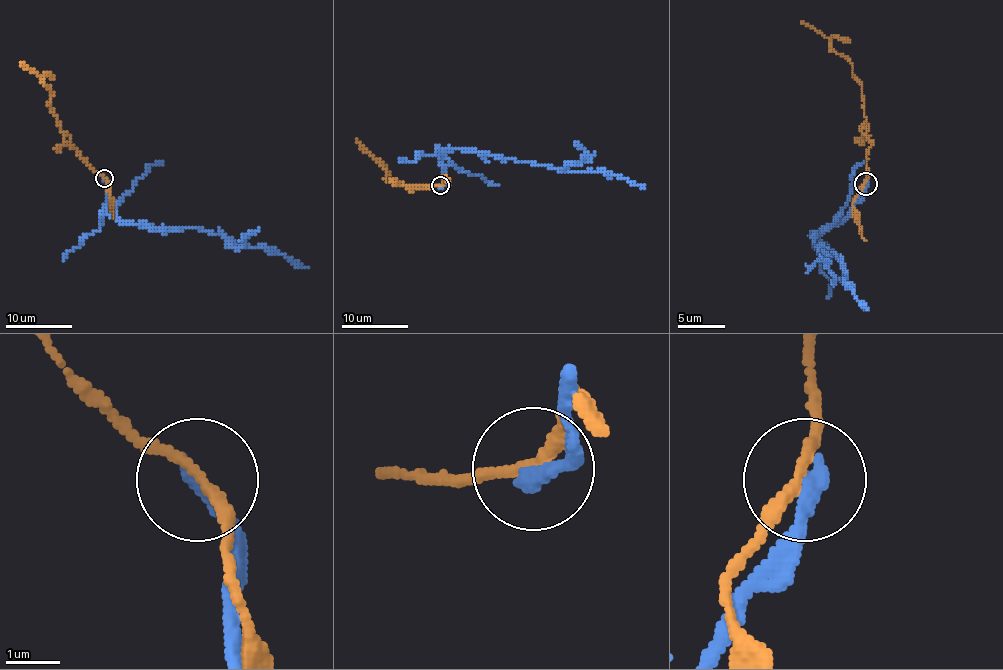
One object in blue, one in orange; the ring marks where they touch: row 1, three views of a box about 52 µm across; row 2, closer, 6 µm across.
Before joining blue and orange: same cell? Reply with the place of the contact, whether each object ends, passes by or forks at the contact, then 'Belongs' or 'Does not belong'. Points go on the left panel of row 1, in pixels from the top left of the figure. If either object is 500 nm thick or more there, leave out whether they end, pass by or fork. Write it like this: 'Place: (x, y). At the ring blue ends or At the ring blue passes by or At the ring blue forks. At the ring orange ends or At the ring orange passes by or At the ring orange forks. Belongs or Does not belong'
Place: (104, 178). At the ring blue ends. At the ring orange passes by. Does not belong

